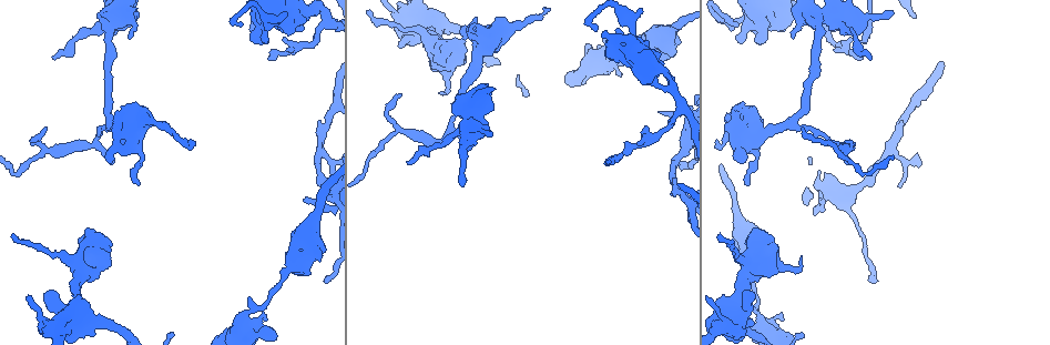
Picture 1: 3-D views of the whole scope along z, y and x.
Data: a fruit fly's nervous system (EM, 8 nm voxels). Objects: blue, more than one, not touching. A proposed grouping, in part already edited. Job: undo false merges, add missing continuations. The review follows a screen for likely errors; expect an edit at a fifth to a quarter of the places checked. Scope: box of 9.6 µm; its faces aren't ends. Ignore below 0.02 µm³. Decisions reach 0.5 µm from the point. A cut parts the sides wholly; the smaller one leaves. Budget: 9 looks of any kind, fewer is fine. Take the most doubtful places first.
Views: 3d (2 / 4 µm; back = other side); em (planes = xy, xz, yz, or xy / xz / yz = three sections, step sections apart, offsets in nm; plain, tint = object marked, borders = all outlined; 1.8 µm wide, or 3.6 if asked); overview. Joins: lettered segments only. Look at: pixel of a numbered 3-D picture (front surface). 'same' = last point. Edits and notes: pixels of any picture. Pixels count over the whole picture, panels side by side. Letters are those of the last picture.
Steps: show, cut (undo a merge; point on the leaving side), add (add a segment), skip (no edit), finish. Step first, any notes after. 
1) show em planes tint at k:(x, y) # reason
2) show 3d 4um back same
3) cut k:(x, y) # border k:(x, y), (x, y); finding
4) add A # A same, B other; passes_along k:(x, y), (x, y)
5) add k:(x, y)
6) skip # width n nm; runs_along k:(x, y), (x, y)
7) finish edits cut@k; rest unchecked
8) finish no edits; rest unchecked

show em 3.6um yz step 8 tint at 1:(826, 12) # sharp bend

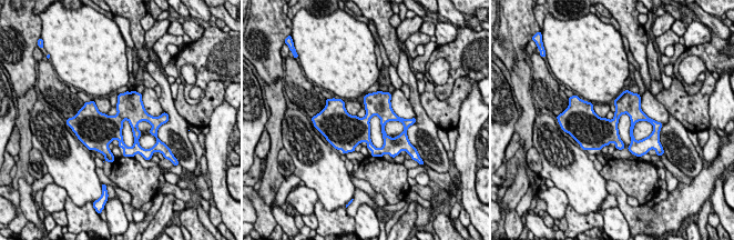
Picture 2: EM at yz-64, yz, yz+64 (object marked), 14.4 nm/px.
show em 3.6um xz step 16 borders same # another direction

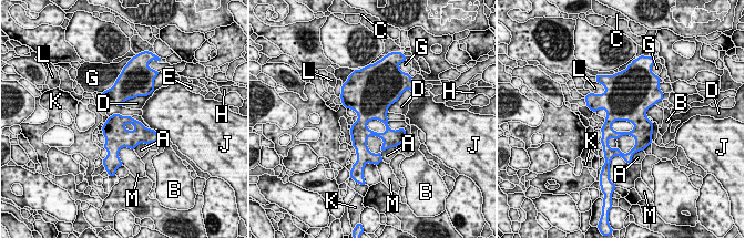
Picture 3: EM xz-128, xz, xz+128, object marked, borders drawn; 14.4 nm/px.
skip # longest_contact D 500 nm; A other, B other, C other, D other, E other, G other, H other, J other, K other, L other, M other; border 3:(152, 91), (128, 99), (122, 106); all the same neuron

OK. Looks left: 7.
show 3d 2um at 1:(399, 93) # branch stops here

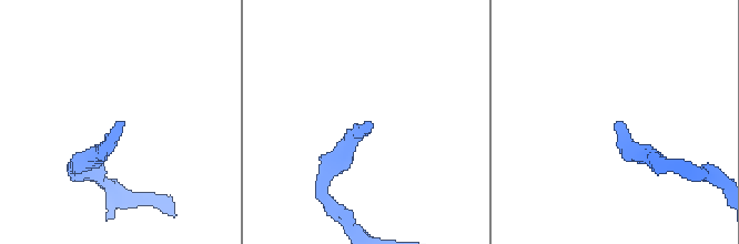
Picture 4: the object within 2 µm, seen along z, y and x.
show em xy step 8 borders at 4:(121, 128) # need the tissue

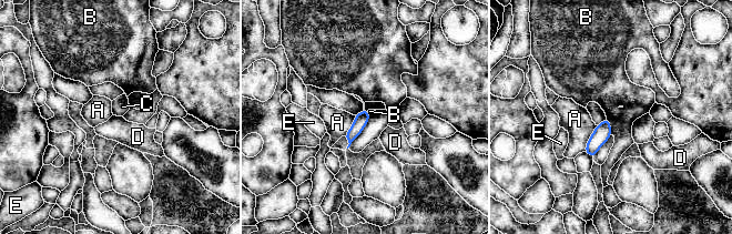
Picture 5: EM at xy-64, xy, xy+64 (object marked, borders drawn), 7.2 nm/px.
show em planes borders same # another direction

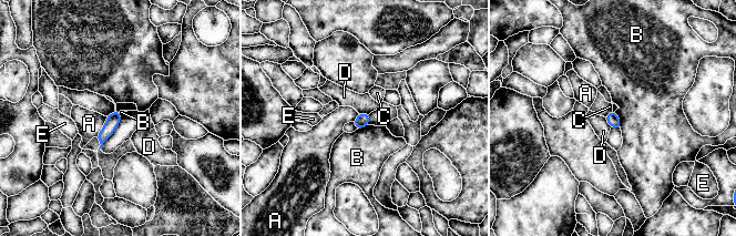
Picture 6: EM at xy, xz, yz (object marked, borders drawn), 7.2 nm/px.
skip # A other, B other, C other, D other, E other; border 6:(614, 112), (619, 118), (621, 127); no lettered segment goes on from it

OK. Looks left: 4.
show 3d 4um at 1:(138, 185)

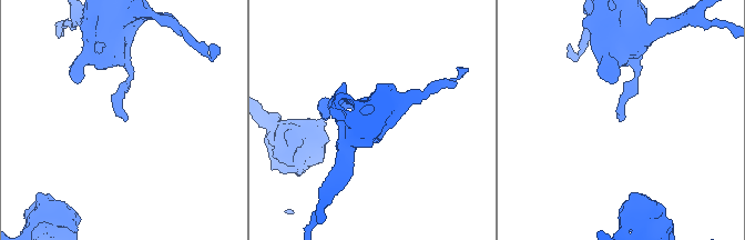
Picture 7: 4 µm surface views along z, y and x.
show em 3.6um planes borders at 7:(622, 119)

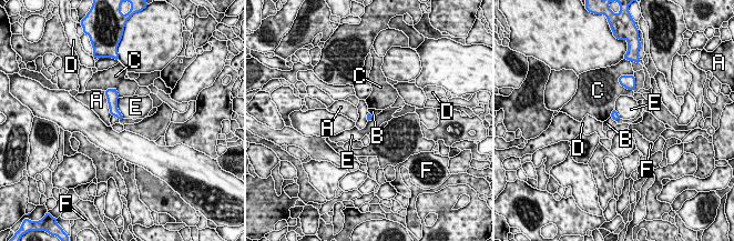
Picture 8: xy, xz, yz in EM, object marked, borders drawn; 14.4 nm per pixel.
skip # A other, B other, C other, D other, E other, F other; border 8:(118, 98), (118, 110), (123, 118); no lettered segment goes on from it

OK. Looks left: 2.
show em yz step 16 tint at 1:(369, 9) # thin end

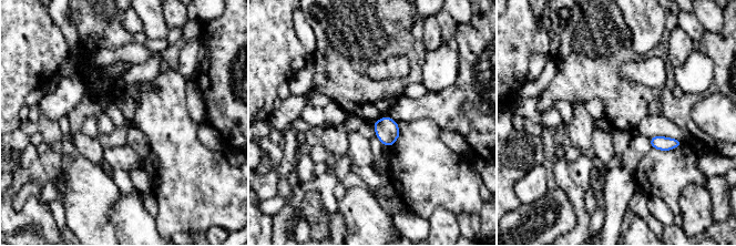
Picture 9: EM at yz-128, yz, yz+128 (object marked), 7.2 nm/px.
show em planes borders same

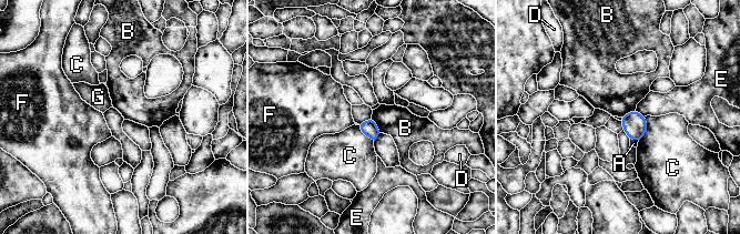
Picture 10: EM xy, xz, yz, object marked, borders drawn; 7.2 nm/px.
skip # A other, B other, C other, D other, E other, F other, G other; border 10:(372, 118), (381, 132); none of them fits

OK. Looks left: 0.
finish no edits; rest unchecked

